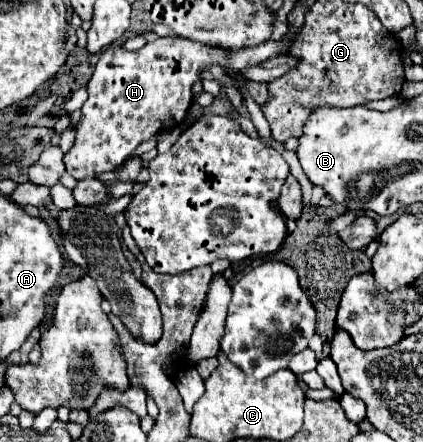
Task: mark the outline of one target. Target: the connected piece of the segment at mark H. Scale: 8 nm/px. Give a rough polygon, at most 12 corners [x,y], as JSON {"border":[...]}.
{"border":[[179,37],[105,49],[65,153],[75,179],[113,171],[183,121],[203,69],[289,55]]}

